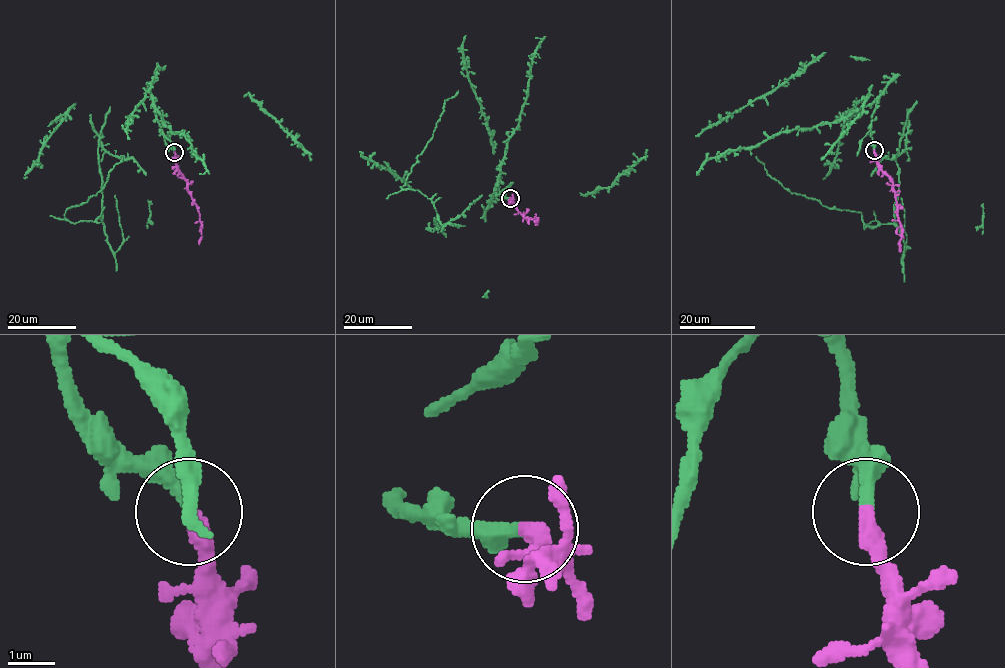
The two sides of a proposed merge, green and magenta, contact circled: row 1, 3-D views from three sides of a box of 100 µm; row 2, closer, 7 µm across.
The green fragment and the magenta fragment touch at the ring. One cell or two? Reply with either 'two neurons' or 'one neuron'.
one neuron

